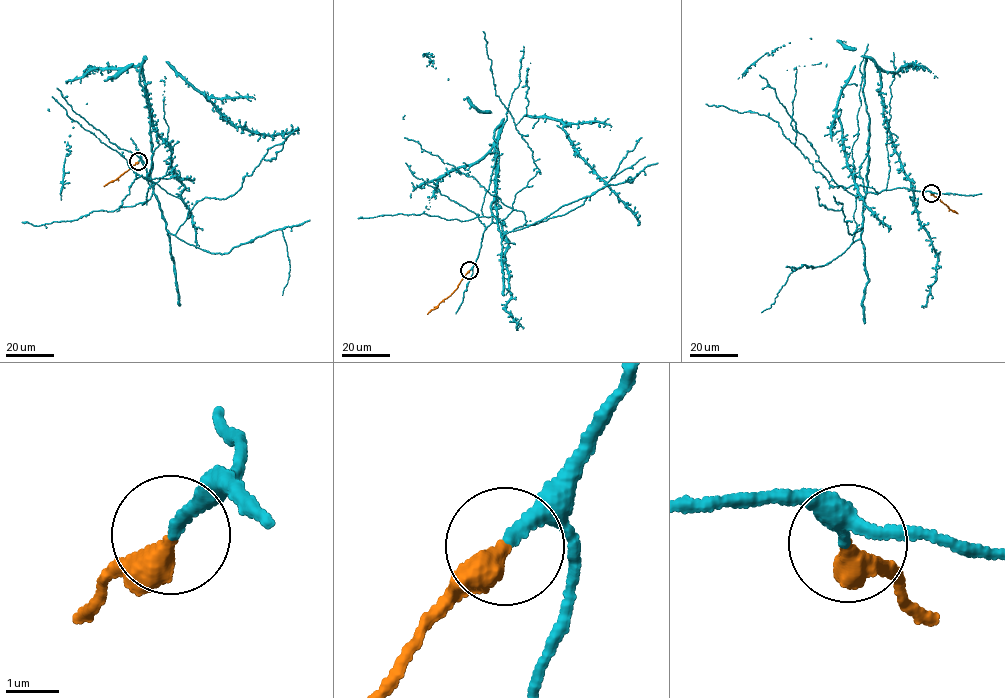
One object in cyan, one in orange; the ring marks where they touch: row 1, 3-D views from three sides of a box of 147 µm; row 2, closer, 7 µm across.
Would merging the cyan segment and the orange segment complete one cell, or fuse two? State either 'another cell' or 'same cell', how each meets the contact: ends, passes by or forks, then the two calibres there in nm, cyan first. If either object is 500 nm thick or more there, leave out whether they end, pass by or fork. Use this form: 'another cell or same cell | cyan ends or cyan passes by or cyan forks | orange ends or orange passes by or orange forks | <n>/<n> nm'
same cell | cyan ends | orange ends | 240/400 nm

